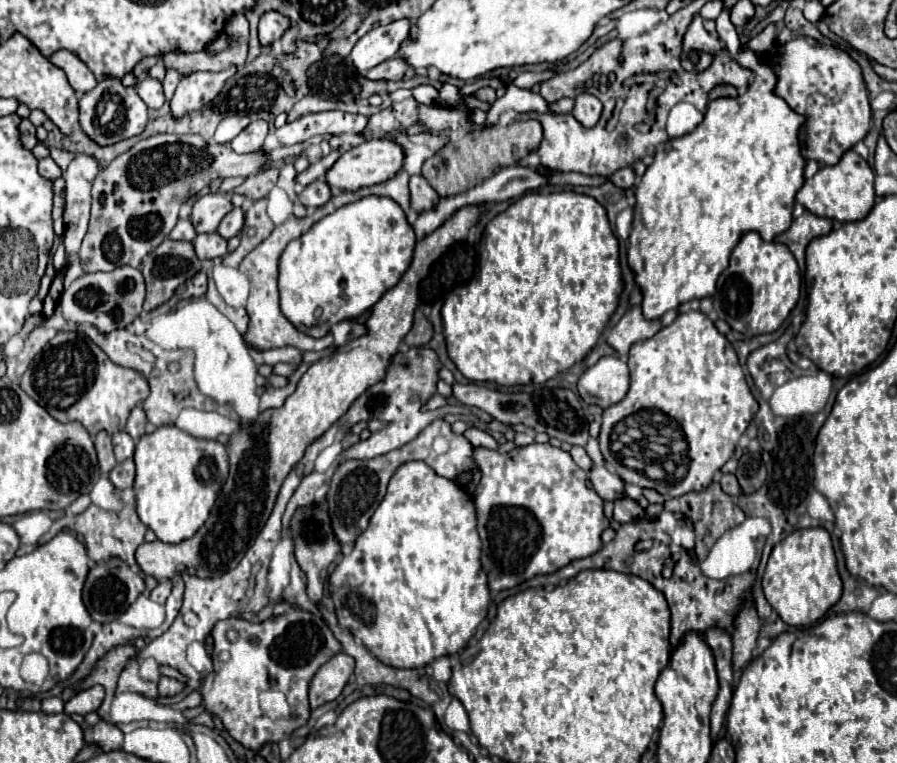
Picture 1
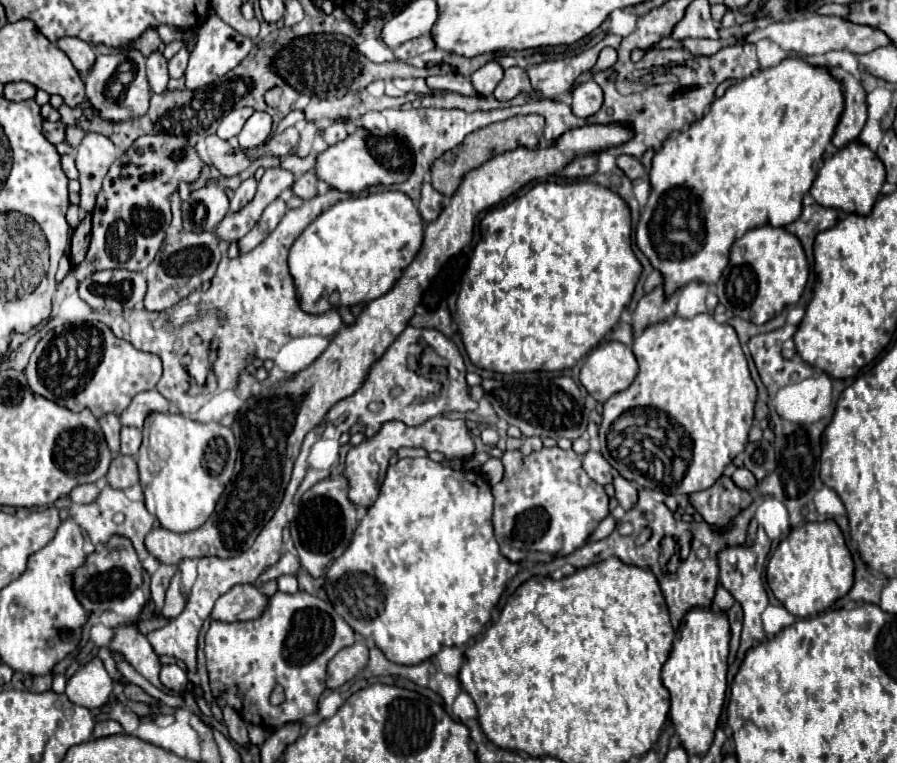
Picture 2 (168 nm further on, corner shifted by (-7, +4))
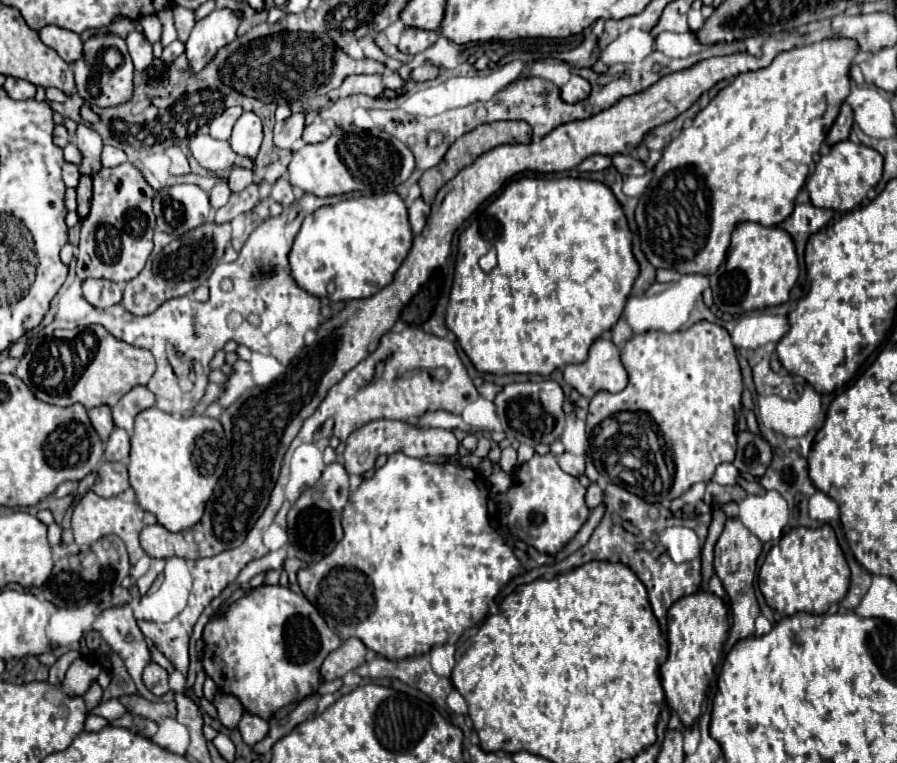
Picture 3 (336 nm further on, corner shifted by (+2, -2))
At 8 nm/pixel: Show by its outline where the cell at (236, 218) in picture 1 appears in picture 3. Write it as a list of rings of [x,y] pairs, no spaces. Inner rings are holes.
[[[233,168],[227,182],[233,192],[241,192],[243,188],[247,188],[249,184],[255,182],[255,172],[251,168]]]

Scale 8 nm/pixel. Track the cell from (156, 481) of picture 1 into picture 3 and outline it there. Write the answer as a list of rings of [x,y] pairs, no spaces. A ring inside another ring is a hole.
[[[147,408],[135,418],[135,432],[131,436],[131,458],[129,458],[129,480],[131,488],[137,494],[137,502],[143,510],[157,516],[157,522],[171,532],[181,532],[195,526],[205,510],[207,500],[213,494],[213,488],[225,468],[223,450],[227,440],[219,420],[209,416],[173,416],[159,408]]]

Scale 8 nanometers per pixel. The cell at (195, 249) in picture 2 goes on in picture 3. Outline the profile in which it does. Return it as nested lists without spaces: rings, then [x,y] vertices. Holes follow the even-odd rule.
[[[205,222],[199,228],[193,228],[191,232],[185,232],[183,236],[169,238],[169,242],[153,254],[151,270],[153,276],[143,276],[143,270],[129,282],[125,282],[123,288],[123,306],[127,312],[135,316],[147,316],[155,312],[165,300],[185,296],[205,284],[213,272],[213,268],[223,258],[225,246],[231,240],[231,224],[217,224],[217,222]]]

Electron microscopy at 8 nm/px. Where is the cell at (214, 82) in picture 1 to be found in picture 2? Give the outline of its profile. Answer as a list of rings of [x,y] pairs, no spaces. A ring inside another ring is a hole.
[[[210,16],[198,28],[198,42],[196,42],[196,48],[190,52],[190,62],[186,68],[186,90],[198,90],[216,82],[224,74],[234,70],[248,56],[252,46],[254,44],[246,36],[238,34],[232,26],[222,22],[218,16]]]

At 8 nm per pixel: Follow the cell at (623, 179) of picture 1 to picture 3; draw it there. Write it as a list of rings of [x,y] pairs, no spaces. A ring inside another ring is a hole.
[[[615,154],[613,156],[613,166],[621,176],[641,176],[647,172],[645,164],[639,158],[627,156],[627,154]]]

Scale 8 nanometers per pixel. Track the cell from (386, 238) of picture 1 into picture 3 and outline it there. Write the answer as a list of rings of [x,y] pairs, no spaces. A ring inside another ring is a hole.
[[[397,192],[346,198],[331,206],[321,206],[303,220],[303,226],[289,254],[291,274],[301,288],[305,288],[309,294],[319,298],[321,296],[329,296],[329,300],[367,298],[379,292],[381,288],[385,288],[387,284],[391,284],[395,270],[411,250],[411,242],[413,242],[413,232],[411,226],[407,226],[407,208]],[[331,282],[335,290],[329,294]]]

